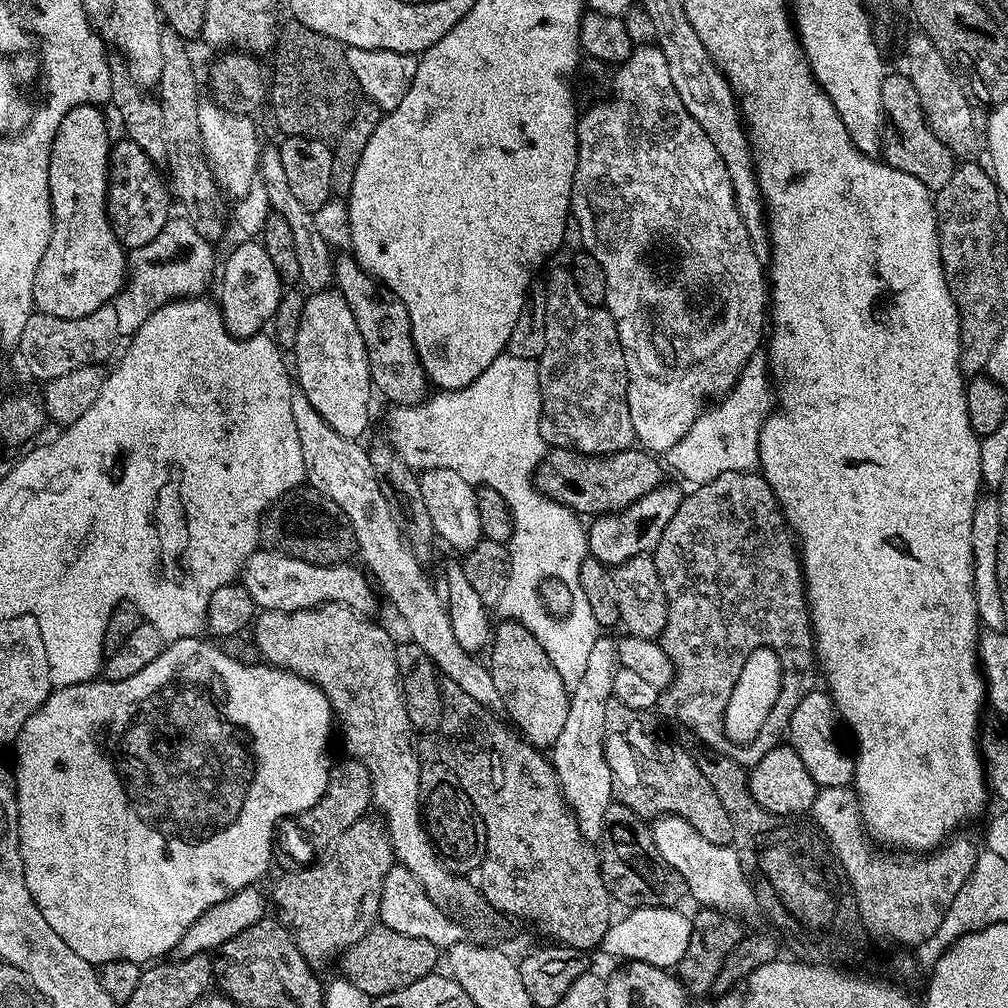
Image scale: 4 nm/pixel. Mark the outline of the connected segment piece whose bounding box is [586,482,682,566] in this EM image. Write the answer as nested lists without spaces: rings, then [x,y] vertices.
[[[665,482],[650,490],[650,494],[638,498],[638,502],[634,502],[629,508],[595,517],[586,528],[588,555],[598,558],[598,562],[615,566],[635,556],[651,553],[662,538],[662,530],[670,526],[670,518],[674,518],[681,499],[682,492],[671,482]]]

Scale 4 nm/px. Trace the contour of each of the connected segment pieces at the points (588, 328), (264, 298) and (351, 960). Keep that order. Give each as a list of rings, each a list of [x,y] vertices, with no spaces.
[[[571,271],[552,272],[548,276],[548,284],[543,285],[546,302],[546,350],[542,350],[538,361],[538,382],[540,383],[540,433],[545,445],[557,448],[569,448],[587,456],[609,456],[615,452],[624,452],[633,447],[636,435],[634,422],[630,422],[630,406],[628,405],[628,363],[622,350],[622,342],[618,338],[616,320],[608,313],[607,307],[591,304],[578,294],[578,285],[574,283]]]
[[[244,240],[228,256],[225,264],[223,261],[220,275],[220,297],[218,303],[223,314],[223,324],[227,332],[236,340],[248,340],[252,336],[259,335],[273,321],[274,314],[277,312],[278,304],[284,291],[284,281],[277,272],[277,267],[271,261],[263,243],[256,240]]]
[[[374,926],[344,953],[342,976],[358,986],[358,990],[366,990],[368,996],[385,996],[418,982],[418,978],[433,975],[437,971],[436,956],[437,948],[422,938],[410,938],[406,934],[398,934],[398,930]]]

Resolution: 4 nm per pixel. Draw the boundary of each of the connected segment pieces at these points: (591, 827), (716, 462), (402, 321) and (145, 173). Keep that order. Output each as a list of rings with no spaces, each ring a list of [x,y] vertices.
[[[597,635],[594,646],[590,650],[590,659],[586,662],[586,671],[583,672],[578,686],[571,689],[568,698],[566,726],[562,726],[562,734],[558,736],[558,742],[553,744],[550,749],[550,759],[556,770],[556,776],[560,779],[560,789],[564,791],[564,799],[568,801],[568,807],[576,816],[582,834],[593,842],[599,841],[605,835],[606,810],[614,803],[612,771],[606,762],[604,753],[604,727],[606,726],[606,706],[612,701],[614,674],[620,667],[620,658],[616,653],[616,640],[608,636],[611,635]]]
[[[760,354],[749,358],[736,385],[723,399],[713,404],[716,405],[712,409],[709,407],[701,411],[687,434],[666,454],[670,468],[672,463],[673,470],[681,472],[692,486],[710,482],[718,478],[718,474],[751,472],[759,465],[760,428],[774,407],[774,384],[770,379],[767,359]]]
[[[351,254],[335,257],[334,284],[342,298],[346,298],[346,306],[350,306],[354,322],[358,322],[362,342],[366,342],[366,358],[373,389],[379,395],[381,392],[392,406],[423,402],[430,392],[428,376],[420,365],[420,356],[416,353],[415,342],[412,341],[412,316],[403,299],[373,278]]]
[[[120,138],[120,141],[117,139],[113,143],[112,149],[108,152],[108,179],[106,183],[108,186],[106,197],[108,221],[125,249],[131,250],[138,246],[146,246],[146,242],[154,242],[154,238],[158,238],[158,234],[162,234],[166,222],[170,219],[170,212],[168,212],[170,184],[165,173],[146,154],[146,150],[142,150],[142,146],[138,146],[138,142]]]

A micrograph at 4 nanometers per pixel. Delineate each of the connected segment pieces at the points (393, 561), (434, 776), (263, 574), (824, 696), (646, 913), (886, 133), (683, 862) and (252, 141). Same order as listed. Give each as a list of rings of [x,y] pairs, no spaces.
[[[293,391],[290,411],[294,413],[298,442],[302,442],[307,483],[342,506],[356,535],[358,556],[364,559],[363,567],[381,589],[384,587],[388,591],[389,600],[412,635],[409,636],[411,643],[426,650],[444,680],[466,690],[466,694],[470,694],[470,698],[474,698],[474,702],[482,707],[497,714],[503,713],[502,694],[498,694],[498,686],[494,686],[491,667],[485,661],[483,664],[479,655],[462,650],[458,638],[454,638],[454,626],[450,626],[446,600],[438,596],[433,577],[424,573],[425,565],[412,553],[412,547],[400,531],[400,524],[394,522],[394,514],[390,514],[390,506],[386,498],[382,498],[374,466],[370,466],[367,447],[331,428],[326,418],[322,418],[322,414],[310,406],[310,398],[306,398],[302,391]]]
[[[439,759],[421,763],[420,766],[420,814],[424,817],[424,828],[428,831],[428,836],[432,839],[432,846],[436,850],[436,855],[443,860],[446,867],[457,874],[472,874],[479,869],[486,854],[486,826],[466,790],[462,790],[462,782],[450,770],[448,765]]]
[[[258,550],[244,564],[242,583],[257,609],[265,612],[296,612],[300,608],[317,608],[319,604],[345,604],[361,614],[372,614],[376,608],[377,589],[359,567],[352,566],[348,562],[318,566],[281,552]]]
[[[824,690],[810,691],[795,707],[791,715],[787,743],[802,758],[810,778],[814,778],[817,789],[830,786],[849,787],[856,779],[856,761],[853,753],[848,752],[836,741],[838,713],[831,696]]]
[[[640,907],[631,909],[624,918],[620,917],[613,921],[611,927],[608,928],[604,935],[601,949],[608,955],[618,958],[623,961],[644,961],[647,965],[658,966],[669,970],[675,969],[680,960],[684,957],[686,949],[690,944],[690,934],[692,933],[691,919],[684,916],[681,909],[668,907]]]
[[[889,71],[882,82],[882,114],[884,131],[882,133],[882,159],[892,168],[910,174],[910,178],[918,178],[928,191],[939,194],[952,182],[952,175],[958,167],[957,157],[930,130],[926,118],[922,114],[922,102],[918,102],[918,90],[914,90],[914,82],[903,71]]]
[[[677,816],[659,817],[651,825],[654,846],[658,846],[658,854],[682,874],[688,887],[688,896],[697,900],[697,905],[705,908],[717,908],[720,912],[741,914],[757,907],[756,896],[752,892],[752,883],[742,870],[742,862],[738,862],[736,849],[728,844],[715,844],[702,838],[690,822]]]
[[[202,102],[198,106],[198,127],[202,129],[204,153],[225,197],[244,196],[251,184],[258,180],[262,143],[254,121],[252,116],[241,116],[239,111],[215,102]]]

